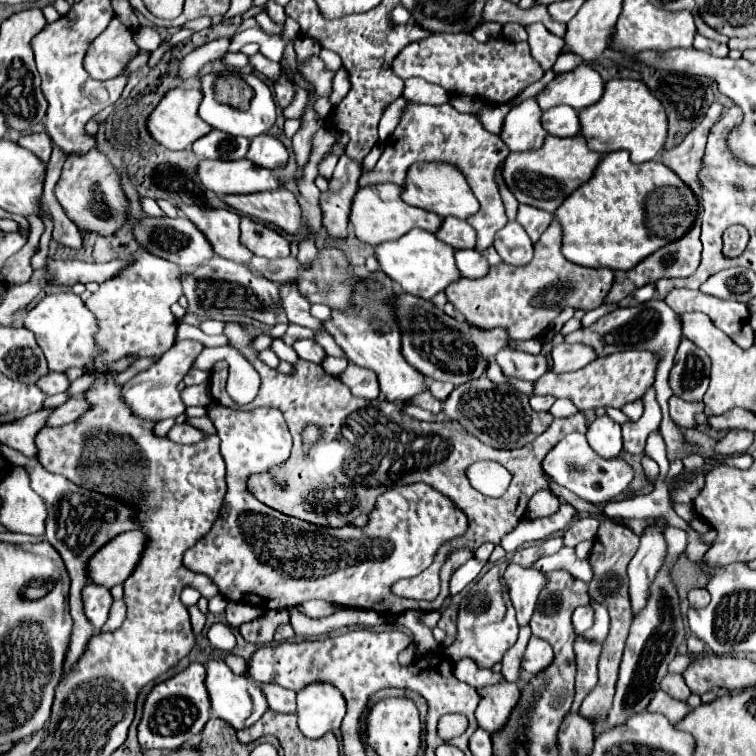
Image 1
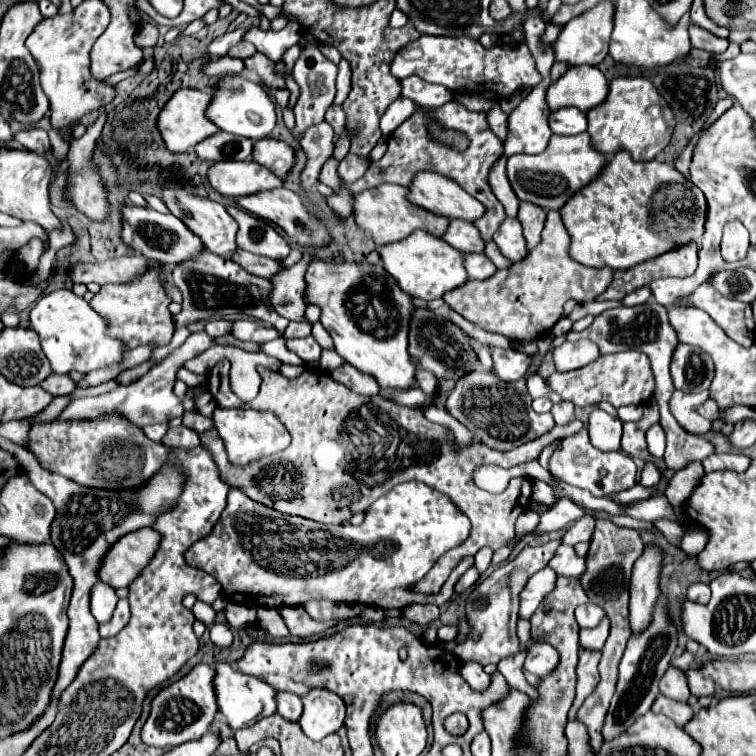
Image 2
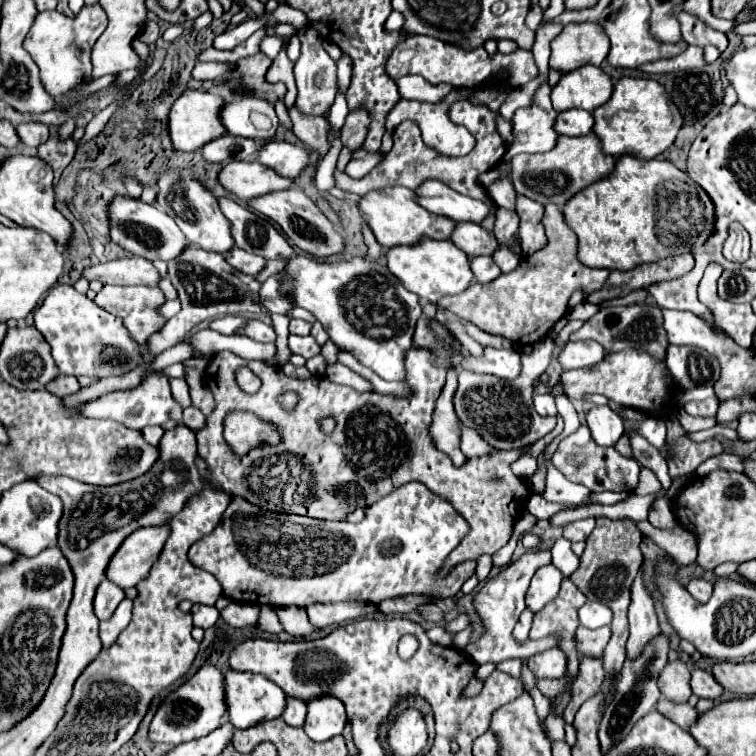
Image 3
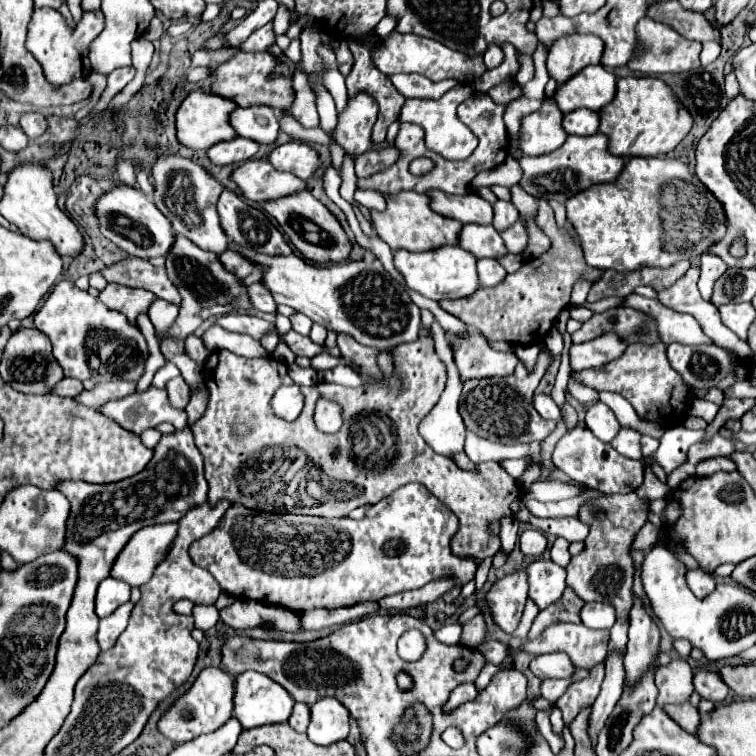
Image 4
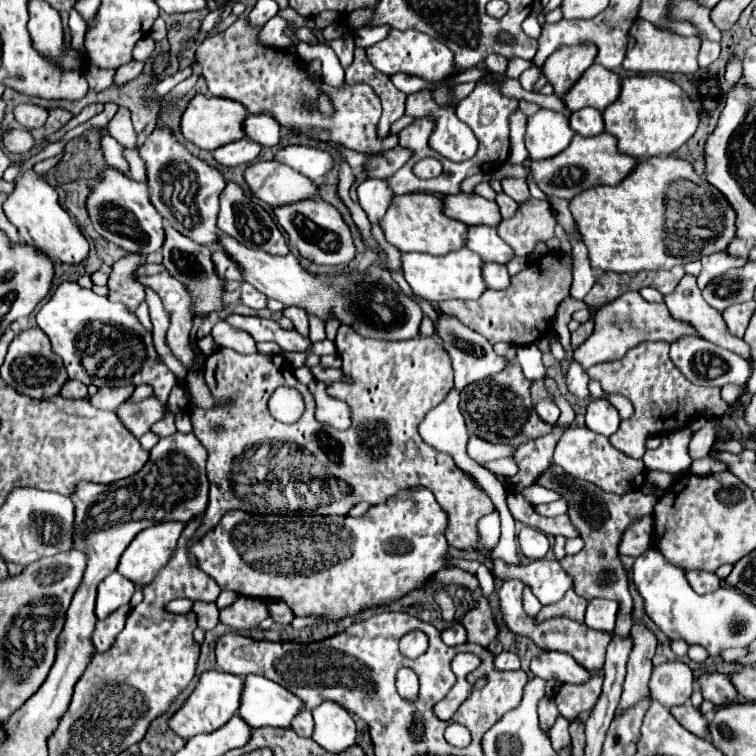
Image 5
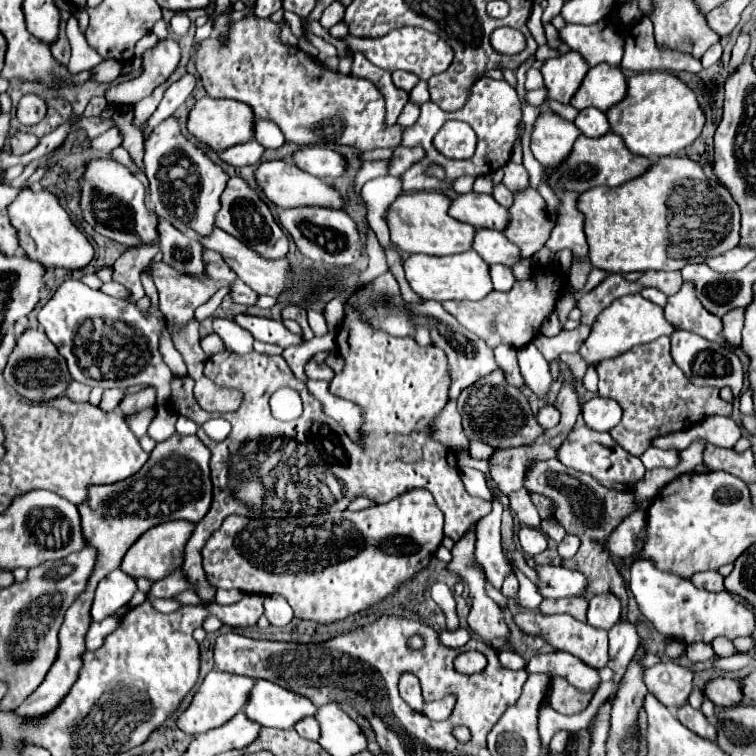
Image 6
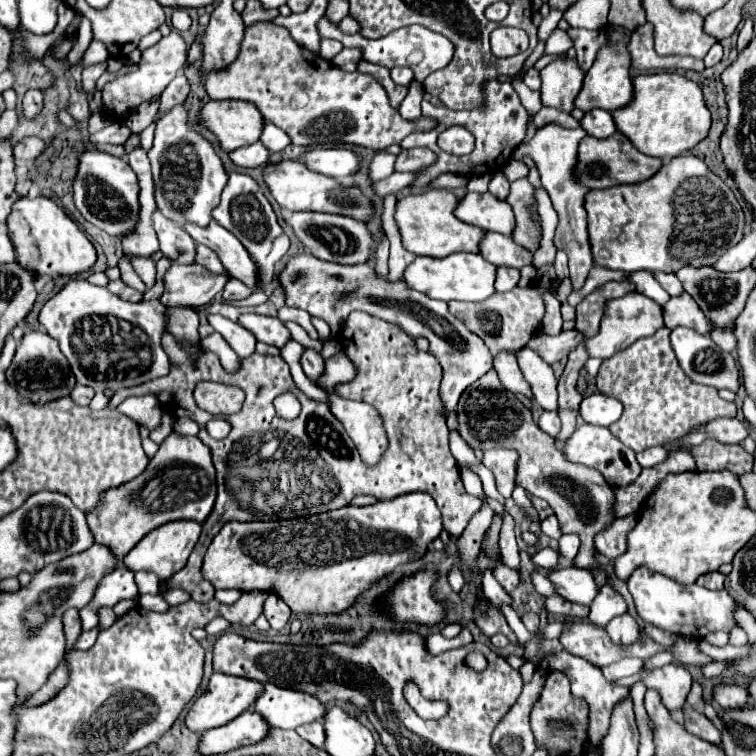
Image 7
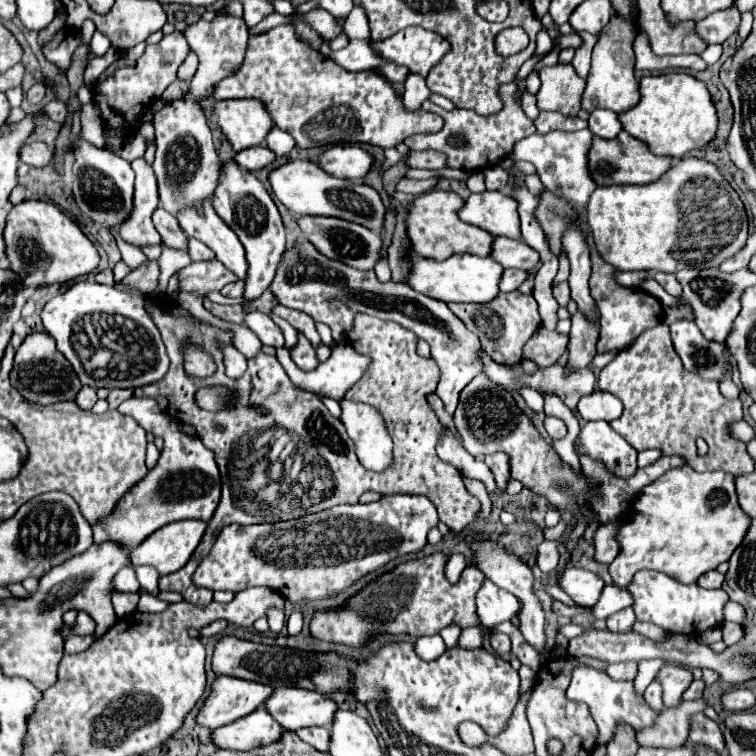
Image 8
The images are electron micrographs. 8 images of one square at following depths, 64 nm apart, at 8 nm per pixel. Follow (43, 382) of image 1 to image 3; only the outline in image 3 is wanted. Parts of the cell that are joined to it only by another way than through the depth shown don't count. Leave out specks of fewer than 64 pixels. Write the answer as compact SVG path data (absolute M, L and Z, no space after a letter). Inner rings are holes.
M58 374L54 380L48 382L46 386L48 392L52 392L54 396L68 396L68 394L74 394L80 390L80 384L76 378L72 376L64 376L64 374Z

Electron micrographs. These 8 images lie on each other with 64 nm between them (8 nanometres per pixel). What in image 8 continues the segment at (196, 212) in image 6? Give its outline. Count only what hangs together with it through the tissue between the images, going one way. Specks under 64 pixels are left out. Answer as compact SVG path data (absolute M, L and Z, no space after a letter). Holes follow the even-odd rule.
M176 100L164 104L154 114L154 130L156 156L152 168L158 178L160 206L174 216L186 208L194 208L202 216L202 204L210 200L218 188L222 162L200 106L194 100Z

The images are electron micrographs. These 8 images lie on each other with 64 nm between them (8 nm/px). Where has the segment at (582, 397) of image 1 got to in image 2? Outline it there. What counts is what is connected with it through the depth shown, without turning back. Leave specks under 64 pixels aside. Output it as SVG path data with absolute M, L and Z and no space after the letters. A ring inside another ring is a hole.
M628 350L620 354L606 354L600 360L590 362L584 368L572 372L554 372L546 378L546 386L560 394L564 400L574 402L576 406L596 406L600 402L610 402L612 406L626 406L626 404L644 404L648 396L654 392L654 376L650 368L648 356L644 352Z

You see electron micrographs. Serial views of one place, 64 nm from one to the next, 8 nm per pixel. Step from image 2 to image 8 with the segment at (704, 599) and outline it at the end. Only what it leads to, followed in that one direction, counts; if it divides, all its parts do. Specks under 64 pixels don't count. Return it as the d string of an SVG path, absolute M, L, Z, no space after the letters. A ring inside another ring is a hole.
M710 570L698 578L698 584L702 588L722 588L722 582L724 582L724 574L720 574L718 570Z

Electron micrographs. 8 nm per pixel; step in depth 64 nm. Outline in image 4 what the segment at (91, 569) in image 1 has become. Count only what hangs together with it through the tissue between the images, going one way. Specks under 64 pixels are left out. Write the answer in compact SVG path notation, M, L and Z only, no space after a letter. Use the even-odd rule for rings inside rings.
M176 524L146 526L128 540L116 558L110 576L130 586L142 586L152 578L156 564L168 554L176 536Z

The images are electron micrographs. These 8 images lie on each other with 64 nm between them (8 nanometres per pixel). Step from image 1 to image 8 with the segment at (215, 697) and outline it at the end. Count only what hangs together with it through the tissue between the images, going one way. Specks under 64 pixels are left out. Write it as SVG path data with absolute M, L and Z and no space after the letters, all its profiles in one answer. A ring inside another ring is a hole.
M274 688L266 698L264 708L284 730L298 730L304 726L330 726L336 712L336 702L314 690L302 688Z

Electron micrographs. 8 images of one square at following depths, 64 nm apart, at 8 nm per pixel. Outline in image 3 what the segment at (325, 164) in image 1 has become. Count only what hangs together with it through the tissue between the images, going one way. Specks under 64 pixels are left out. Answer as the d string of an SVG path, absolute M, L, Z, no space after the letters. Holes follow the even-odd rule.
M460 100L460 102L454 102L450 106L452 112L452 122L454 124L460 124L460 126L466 126L468 132L476 138L476 146L472 148L470 154L466 156L444 156L440 152L436 152L434 148L428 148L424 142L422 142L422 136L420 136L420 128L416 122L408 120L408 122L402 122L396 130L394 130L394 146L392 150L382 158L380 164L376 164L372 168L372 172L368 172L368 176L360 178L360 180L352 180L350 176L346 176L344 172L340 172L338 168L334 170L334 182L336 182L336 188L344 190L344 192L352 192L352 194L366 194L370 190L380 190L384 186L406 186L410 190L418 188L418 184L426 178L436 178L436 180L442 180L446 182L450 188L456 188L460 194L466 194L466 196L472 196L472 198L478 198L482 200L484 204L490 206L490 214L486 220L480 222L480 226L488 232L494 230L494 220L496 220L496 212L498 212L498 206L494 204L494 200L490 198L490 194L486 192L486 188L478 182L478 176L482 172L488 172L492 170L494 166L500 164L504 152L506 152L506 146L502 142L502 138L498 136L496 132L496 124L494 124L494 116L496 112L490 112L486 106L474 106L470 104L468 100Z

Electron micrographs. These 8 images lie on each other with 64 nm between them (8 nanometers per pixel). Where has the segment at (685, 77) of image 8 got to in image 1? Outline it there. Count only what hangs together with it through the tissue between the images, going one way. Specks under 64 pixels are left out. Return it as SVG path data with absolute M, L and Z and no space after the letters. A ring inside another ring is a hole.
M608 80L602 98L580 110L580 136L584 136L590 150L598 154L614 152L614 150L628 150L630 158L640 162L650 162L658 156L666 140L666 112L664 106L648 92L648 86L640 80Z

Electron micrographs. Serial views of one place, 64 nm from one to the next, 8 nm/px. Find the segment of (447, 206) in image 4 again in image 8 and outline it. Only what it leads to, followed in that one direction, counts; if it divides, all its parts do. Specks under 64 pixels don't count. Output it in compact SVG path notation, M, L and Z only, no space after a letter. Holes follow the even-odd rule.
M486 190L480 194L470 194L458 216L468 224L480 226L492 236L520 238L520 220L516 208L516 200L512 200L508 194Z

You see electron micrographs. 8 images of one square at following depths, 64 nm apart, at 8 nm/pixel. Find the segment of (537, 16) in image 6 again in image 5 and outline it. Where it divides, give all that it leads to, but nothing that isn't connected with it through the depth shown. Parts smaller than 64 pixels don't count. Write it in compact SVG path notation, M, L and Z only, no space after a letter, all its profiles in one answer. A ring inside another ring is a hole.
M531 13L530 16L524 20L522 23L522 28L527 35L533 36L534 39L538 40L540 37L541 25L535 14Z

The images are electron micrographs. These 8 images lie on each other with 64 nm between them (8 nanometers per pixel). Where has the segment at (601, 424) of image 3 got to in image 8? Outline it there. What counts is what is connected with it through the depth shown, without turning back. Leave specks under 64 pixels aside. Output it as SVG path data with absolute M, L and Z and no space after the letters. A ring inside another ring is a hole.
M592 392L578 402L578 414L584 420L612 422L622 414L622 402L608 392Z

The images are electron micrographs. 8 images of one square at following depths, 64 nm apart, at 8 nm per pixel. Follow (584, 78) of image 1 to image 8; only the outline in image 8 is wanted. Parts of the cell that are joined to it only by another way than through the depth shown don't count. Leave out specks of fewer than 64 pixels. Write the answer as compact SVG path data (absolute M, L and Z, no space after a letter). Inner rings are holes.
M612 16L610 22L598 36L598 44L592 52L592 68L586 78L586 88L582 94L582 110L592 112L596 108L606 108L612 112L626 112L638 100L638 78L634 76L634 52L632 40L636 36L636 26Z

